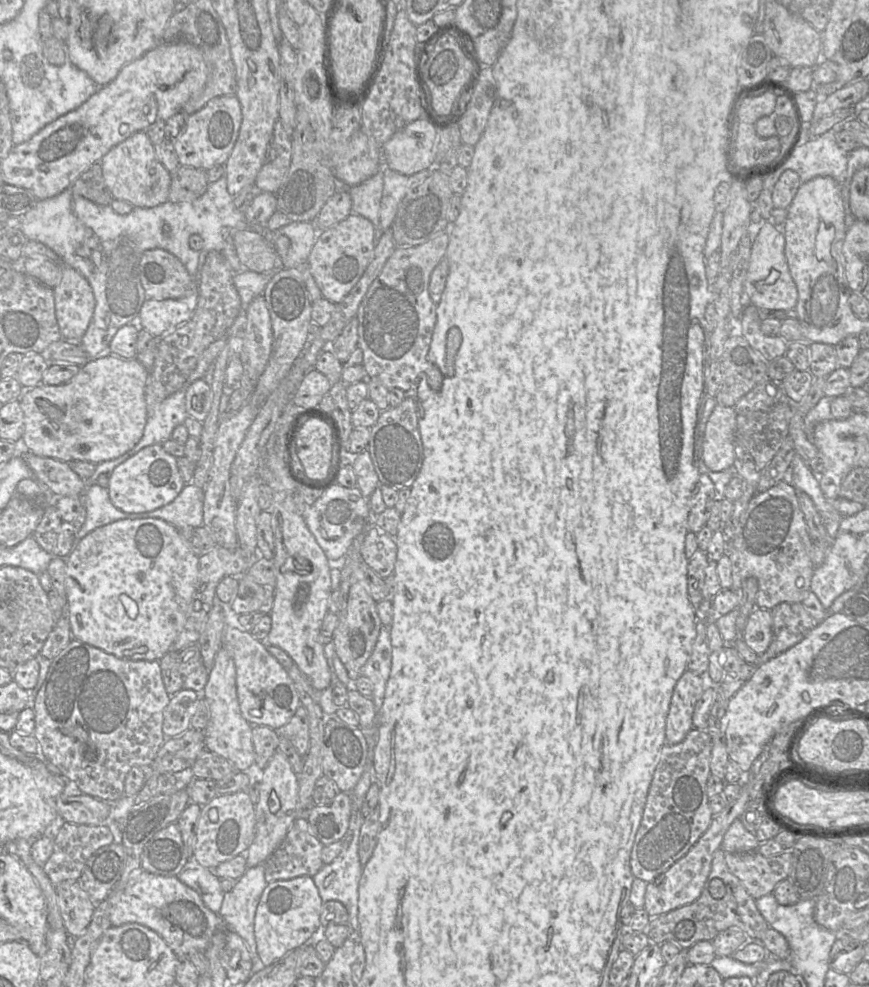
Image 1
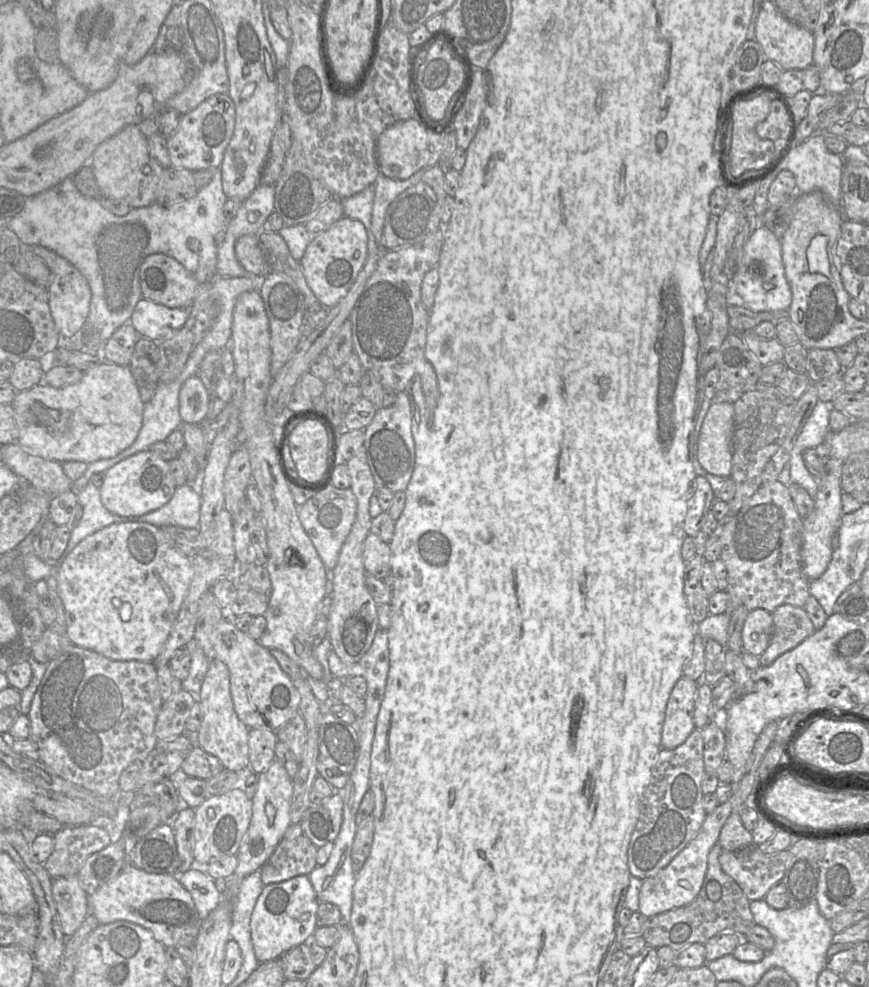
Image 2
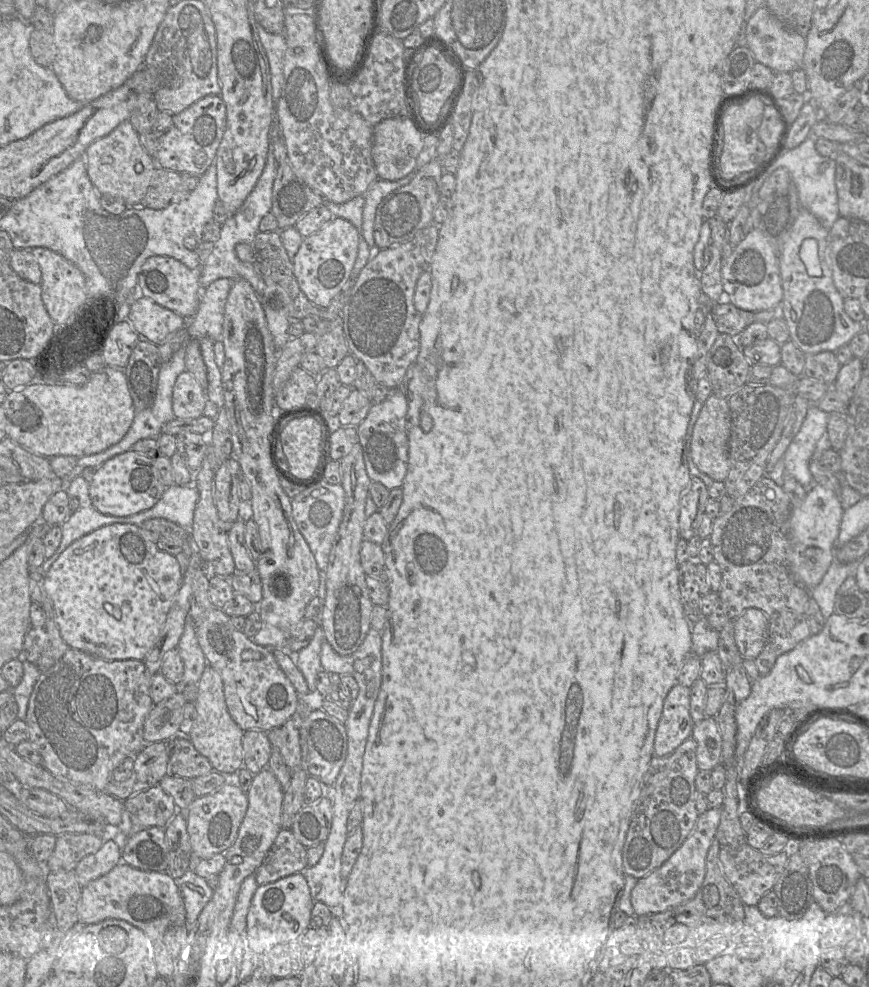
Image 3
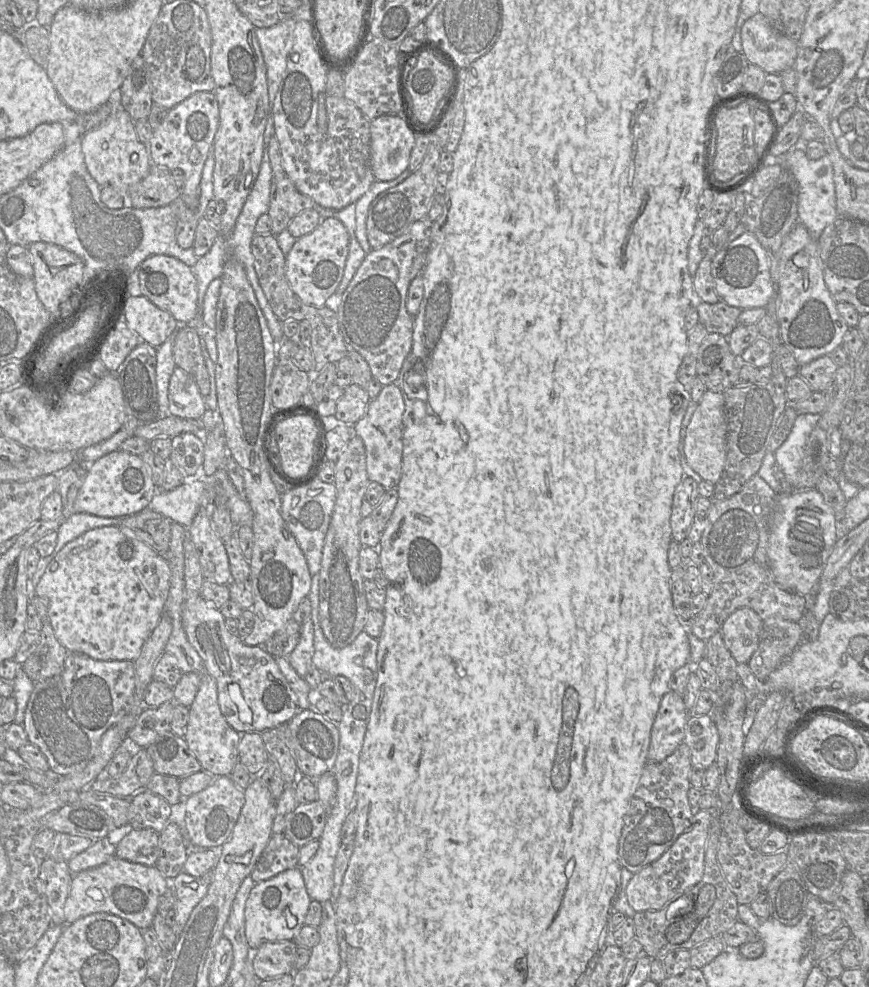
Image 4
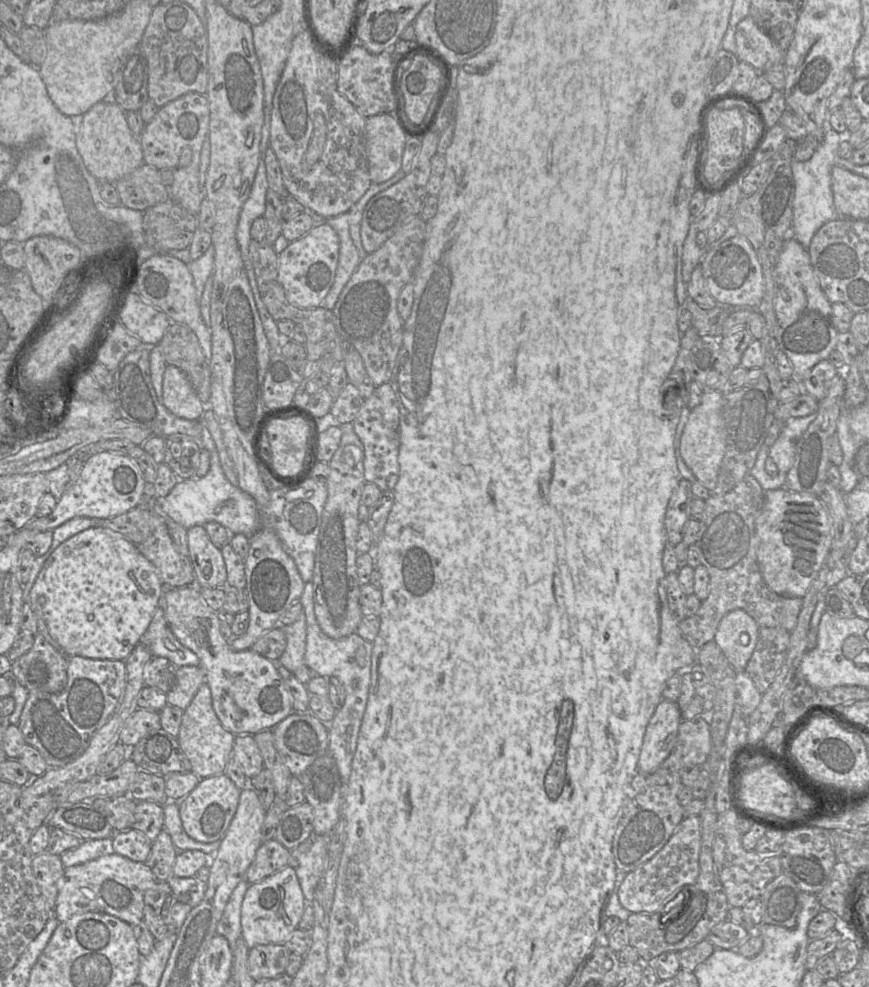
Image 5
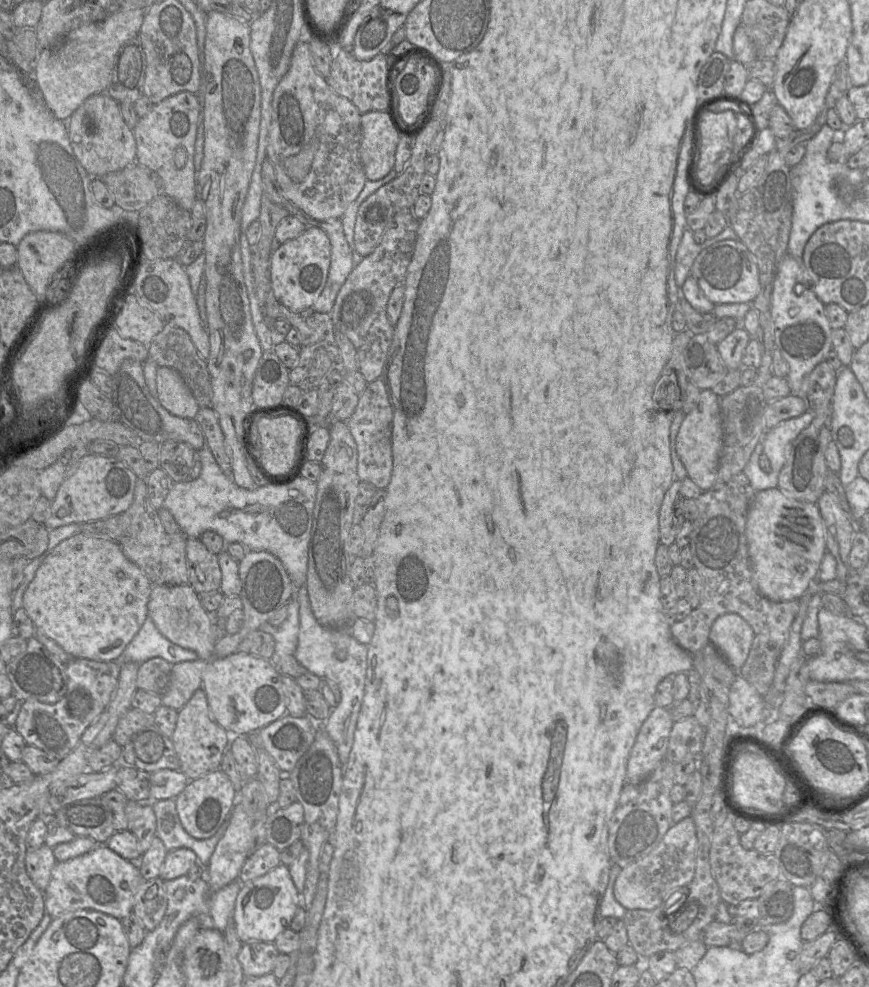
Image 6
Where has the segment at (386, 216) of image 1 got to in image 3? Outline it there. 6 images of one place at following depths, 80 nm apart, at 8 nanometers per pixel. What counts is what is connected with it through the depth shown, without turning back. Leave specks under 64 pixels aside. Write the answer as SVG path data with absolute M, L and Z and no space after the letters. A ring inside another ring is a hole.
M415 169L406 177L396 180L388 181L377 178L363 194L365 198L365 205L362 214L362 229L361 235L370 247L377 247L374 240L374 221L376 209L385 196L392 191L403 187L411 182L420 169Z

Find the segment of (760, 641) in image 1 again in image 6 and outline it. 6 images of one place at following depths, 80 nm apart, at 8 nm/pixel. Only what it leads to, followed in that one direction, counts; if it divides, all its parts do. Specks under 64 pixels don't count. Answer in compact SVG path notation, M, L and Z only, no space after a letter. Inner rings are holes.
M735 613L718 617L709 634L710 643L725 656L736 671L744 665L754 637L751 626Z

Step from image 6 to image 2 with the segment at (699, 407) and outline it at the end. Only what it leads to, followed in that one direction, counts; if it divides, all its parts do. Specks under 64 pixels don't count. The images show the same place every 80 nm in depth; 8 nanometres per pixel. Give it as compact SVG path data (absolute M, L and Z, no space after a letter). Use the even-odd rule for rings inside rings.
M734 403L712 404L705 415L697 441L696 458L708 473L730 477Z

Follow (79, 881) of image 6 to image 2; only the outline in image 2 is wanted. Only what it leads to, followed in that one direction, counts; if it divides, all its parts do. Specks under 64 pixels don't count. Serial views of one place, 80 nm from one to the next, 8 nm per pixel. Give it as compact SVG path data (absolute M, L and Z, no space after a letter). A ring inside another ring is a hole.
M126 865L111 881L99 887L93 894L88 895L89 914L92 914L99 924L109 924L125 920L149 930L154 938L166 948L179 945L194 945L199 933L202 920L191 894L179 883L182 874L152 874L134 865Z

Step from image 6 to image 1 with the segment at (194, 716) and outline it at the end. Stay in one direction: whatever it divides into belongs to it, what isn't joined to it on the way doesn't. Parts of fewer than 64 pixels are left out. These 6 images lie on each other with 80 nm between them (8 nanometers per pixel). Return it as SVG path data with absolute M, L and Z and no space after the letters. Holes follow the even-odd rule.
M222 646L217 652L208 681L200 693L210 708L210 719L204 730L206 750L230 761L237 771L246 771L255 763L252 742L253 726L243 717L237 696L236 668L230 652Z

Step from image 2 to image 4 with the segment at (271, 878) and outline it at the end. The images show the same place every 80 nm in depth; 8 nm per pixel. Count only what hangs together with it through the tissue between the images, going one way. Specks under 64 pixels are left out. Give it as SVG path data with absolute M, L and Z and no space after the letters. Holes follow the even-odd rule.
M283 833L272 834L250 877L256 884L287 869L299 867L299 849Z

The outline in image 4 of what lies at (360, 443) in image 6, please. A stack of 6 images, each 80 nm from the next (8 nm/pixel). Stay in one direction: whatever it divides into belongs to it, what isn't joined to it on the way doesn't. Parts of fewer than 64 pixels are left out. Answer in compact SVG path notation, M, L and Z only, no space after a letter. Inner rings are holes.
M388 384L375 399L370 400L365 414L354 425L356 435L365 447L368 479L381 484L386 490L398 489L402 475L404 412L405 404L399 388Z

